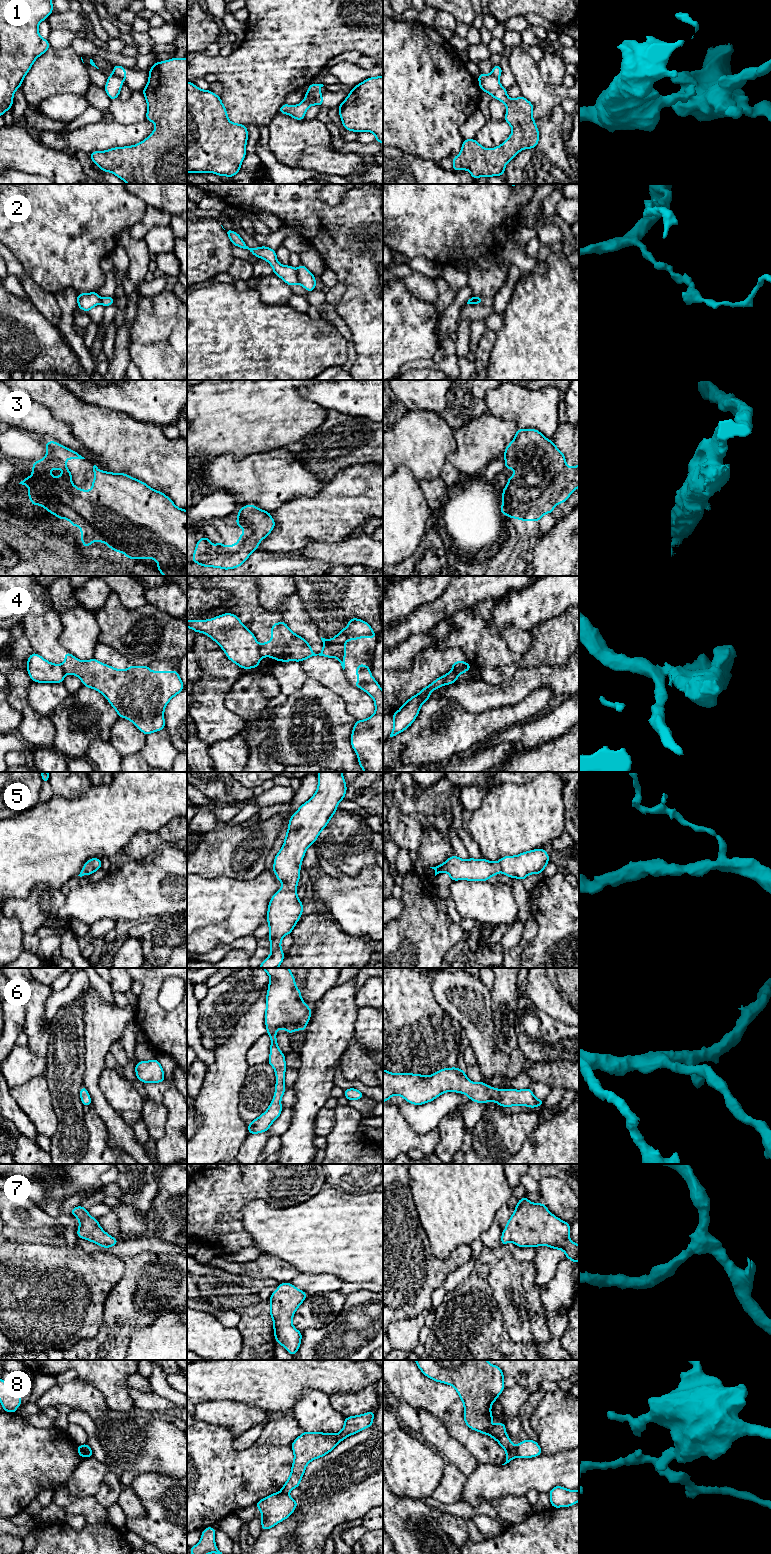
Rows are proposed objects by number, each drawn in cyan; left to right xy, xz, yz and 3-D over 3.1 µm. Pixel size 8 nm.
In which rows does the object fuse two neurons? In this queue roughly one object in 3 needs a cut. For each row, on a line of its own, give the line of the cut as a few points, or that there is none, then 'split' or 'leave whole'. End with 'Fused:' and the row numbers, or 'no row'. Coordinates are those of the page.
1: xz (320, 92), (311, 99), (304, 100) | split
2: xz (296, 270), (299, 282) | split
3: no cut | leave whole
4: yz (465, 663), (459, 668), (452, 669) | split
5: no cut | leave whole
6: no cut | leave whole
7: no cut | leave whole
8: yz (515, 1447), (517, 1456) | split
Fused: 1, 2, 4, 8

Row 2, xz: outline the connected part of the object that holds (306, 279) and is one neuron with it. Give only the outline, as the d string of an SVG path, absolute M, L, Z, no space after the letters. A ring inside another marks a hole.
M301 264L297 269L297 277L299 280L299 284L307 291L310 292L315 290L315 276L303 264Z

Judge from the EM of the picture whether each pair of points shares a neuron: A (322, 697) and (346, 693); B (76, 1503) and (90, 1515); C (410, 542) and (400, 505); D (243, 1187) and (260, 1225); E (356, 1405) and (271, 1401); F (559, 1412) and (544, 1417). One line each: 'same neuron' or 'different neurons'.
A: different neurons
B: same neuron
C: same neuron
D: different neurons
E: different neurons
F: same neuron

